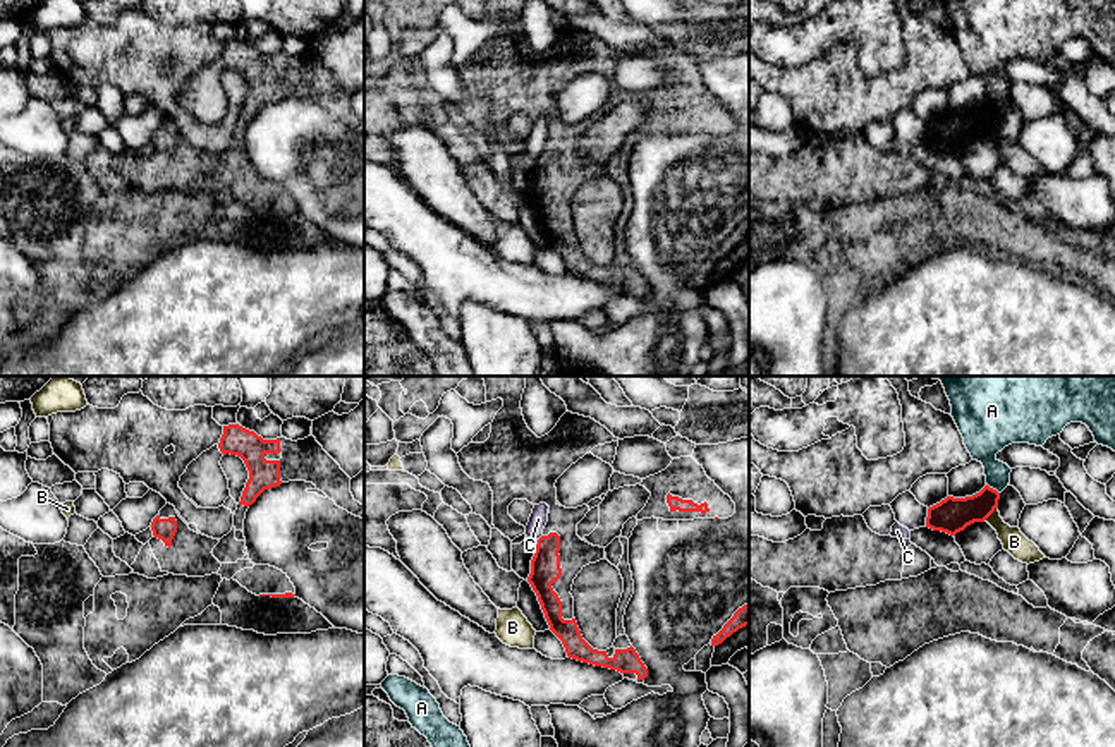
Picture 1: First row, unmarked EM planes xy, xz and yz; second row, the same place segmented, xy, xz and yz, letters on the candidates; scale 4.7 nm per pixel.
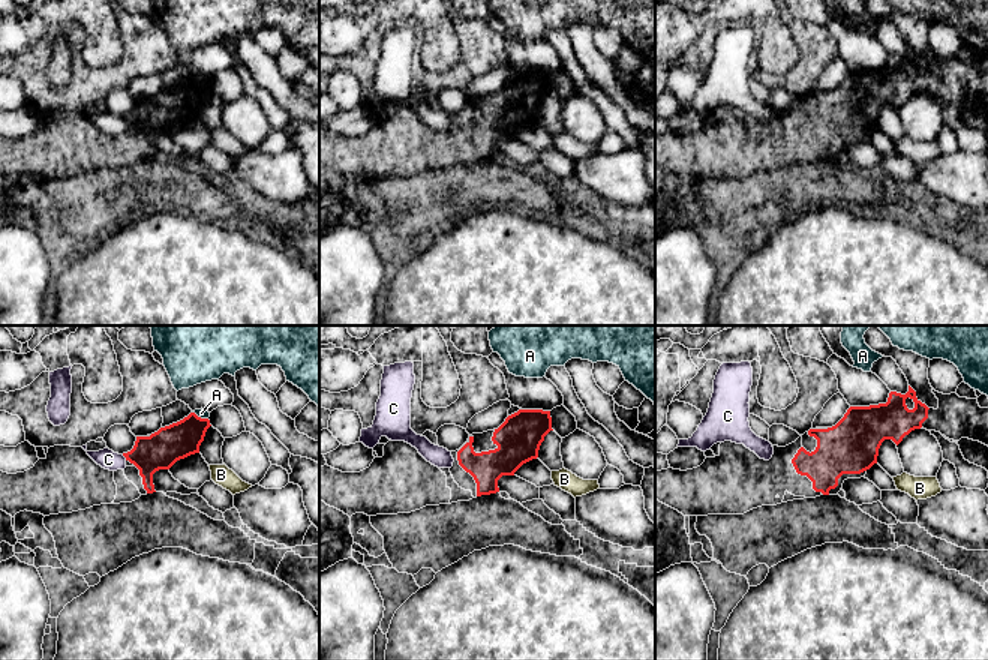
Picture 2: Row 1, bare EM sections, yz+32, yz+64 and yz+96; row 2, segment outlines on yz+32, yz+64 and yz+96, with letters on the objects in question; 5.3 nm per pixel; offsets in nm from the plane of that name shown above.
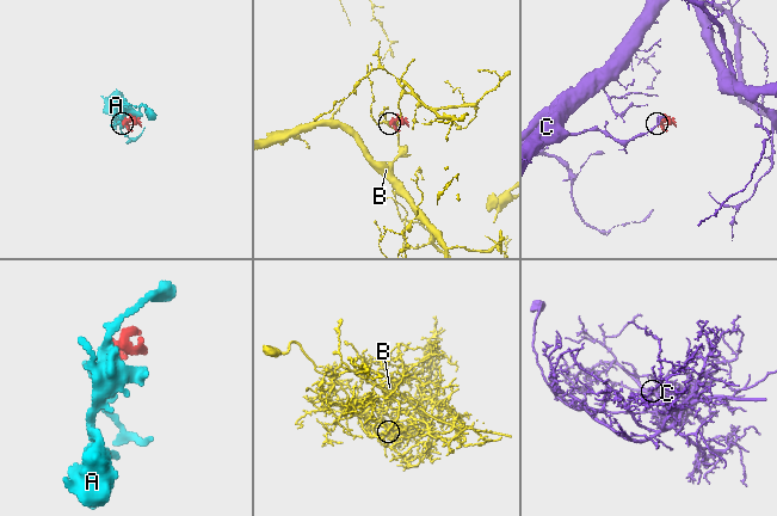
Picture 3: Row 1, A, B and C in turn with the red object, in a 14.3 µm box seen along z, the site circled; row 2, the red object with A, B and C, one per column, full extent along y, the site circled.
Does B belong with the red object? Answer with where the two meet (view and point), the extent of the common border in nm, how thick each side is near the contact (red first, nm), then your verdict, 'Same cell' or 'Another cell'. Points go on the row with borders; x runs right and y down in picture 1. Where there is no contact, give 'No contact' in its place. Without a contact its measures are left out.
Touches red at yz (990, 514). Shared border 100 nm. Thickness 170 nm (red) against 110 nm. Another cell

